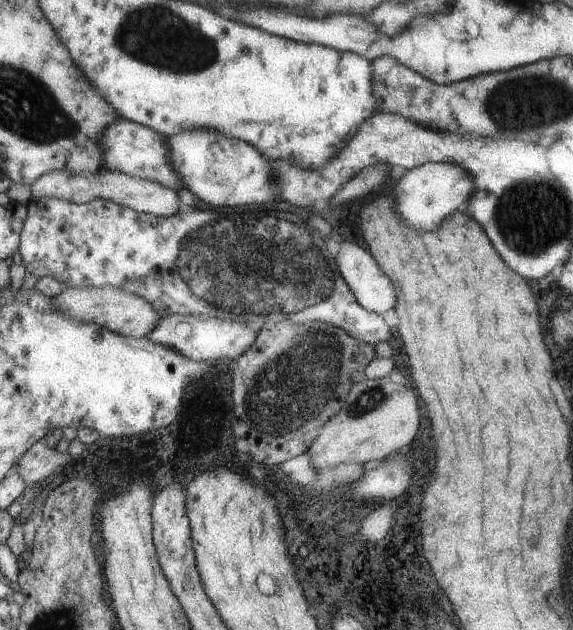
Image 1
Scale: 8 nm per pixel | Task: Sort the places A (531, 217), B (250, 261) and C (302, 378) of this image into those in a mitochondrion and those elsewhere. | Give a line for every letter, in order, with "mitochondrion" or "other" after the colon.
A: mitochondrion
B: mitochondrion
C: mitochondrion

